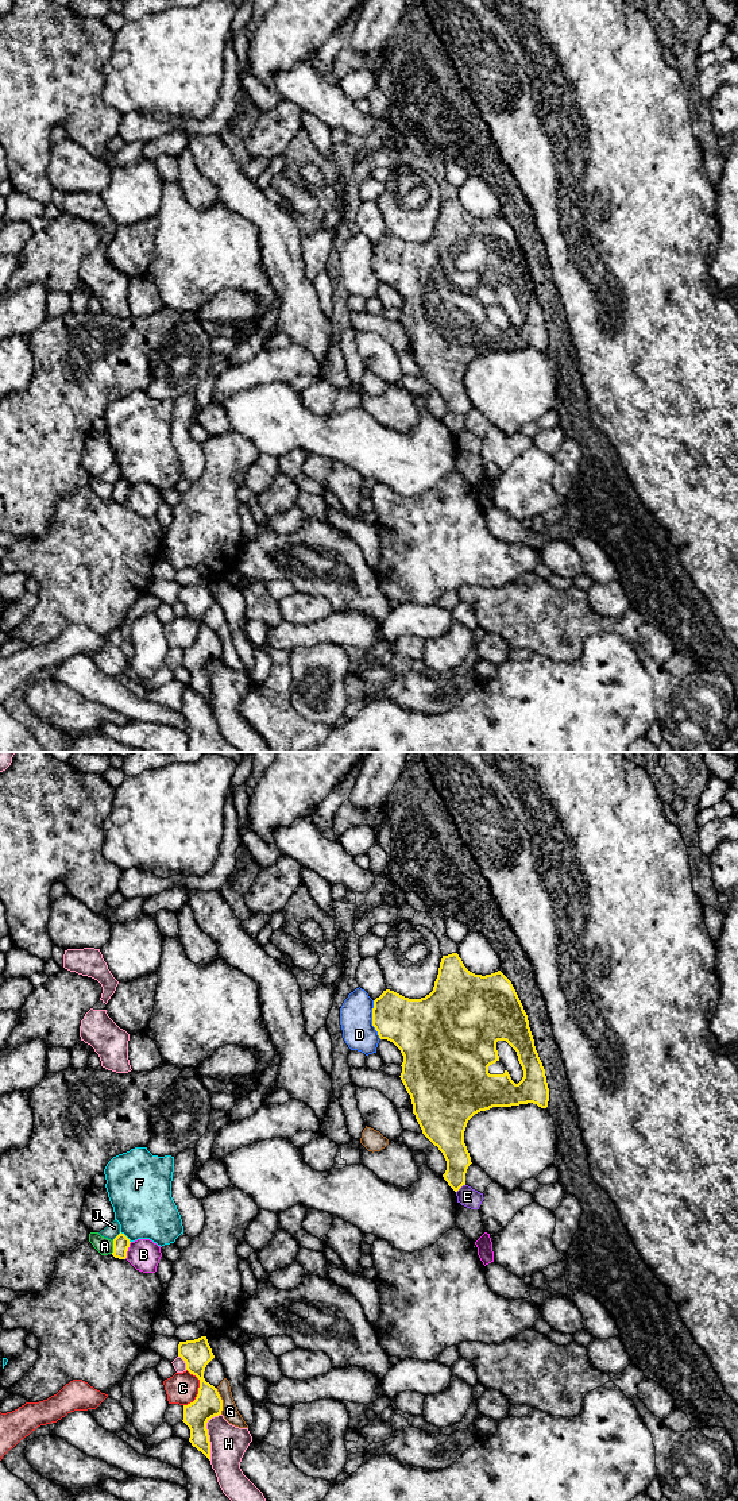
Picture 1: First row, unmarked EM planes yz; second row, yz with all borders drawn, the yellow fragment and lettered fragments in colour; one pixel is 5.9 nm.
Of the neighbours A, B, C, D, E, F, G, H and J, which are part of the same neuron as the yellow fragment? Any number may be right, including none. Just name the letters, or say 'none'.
F

